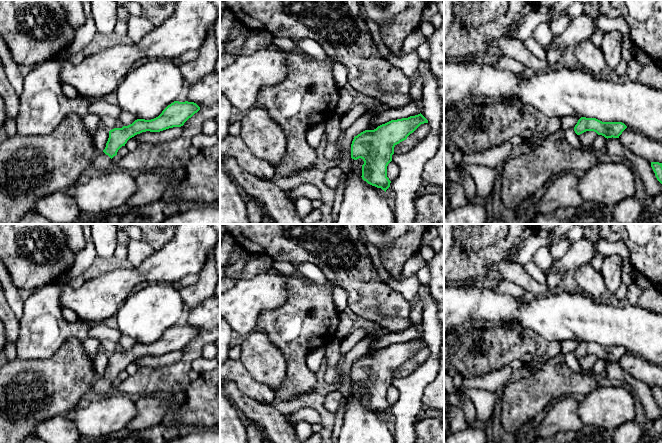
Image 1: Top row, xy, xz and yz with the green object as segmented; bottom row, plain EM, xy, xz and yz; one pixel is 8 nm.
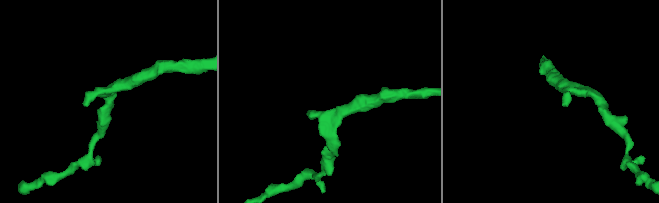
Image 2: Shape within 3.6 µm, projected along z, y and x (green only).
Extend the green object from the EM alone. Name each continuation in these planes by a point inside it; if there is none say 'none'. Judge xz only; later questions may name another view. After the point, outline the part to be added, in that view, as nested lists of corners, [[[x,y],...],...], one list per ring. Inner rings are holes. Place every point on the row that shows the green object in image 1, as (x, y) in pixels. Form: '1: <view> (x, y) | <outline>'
none

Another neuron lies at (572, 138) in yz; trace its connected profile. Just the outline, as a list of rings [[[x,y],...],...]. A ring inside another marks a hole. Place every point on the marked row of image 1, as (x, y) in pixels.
[[[574,129],[565,130],[565,137],[568,143],[576,149],[595,151],[592,146],[586,146],[580,142],[578,135],[575,133]]]

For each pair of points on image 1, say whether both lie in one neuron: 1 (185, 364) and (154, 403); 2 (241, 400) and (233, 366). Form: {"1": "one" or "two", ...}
{"1": "two", "2": "two"}

